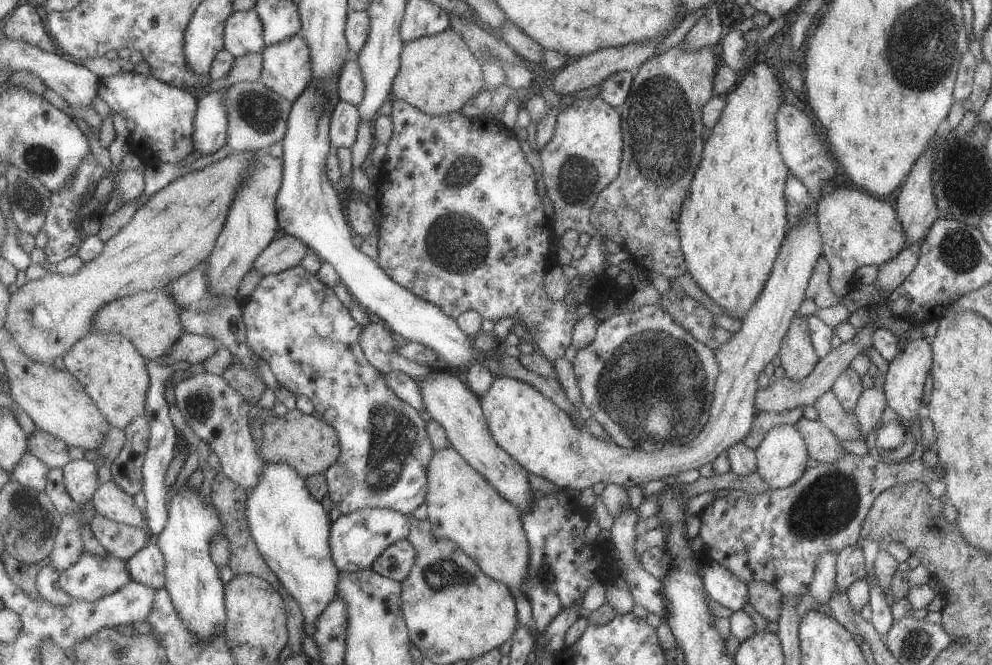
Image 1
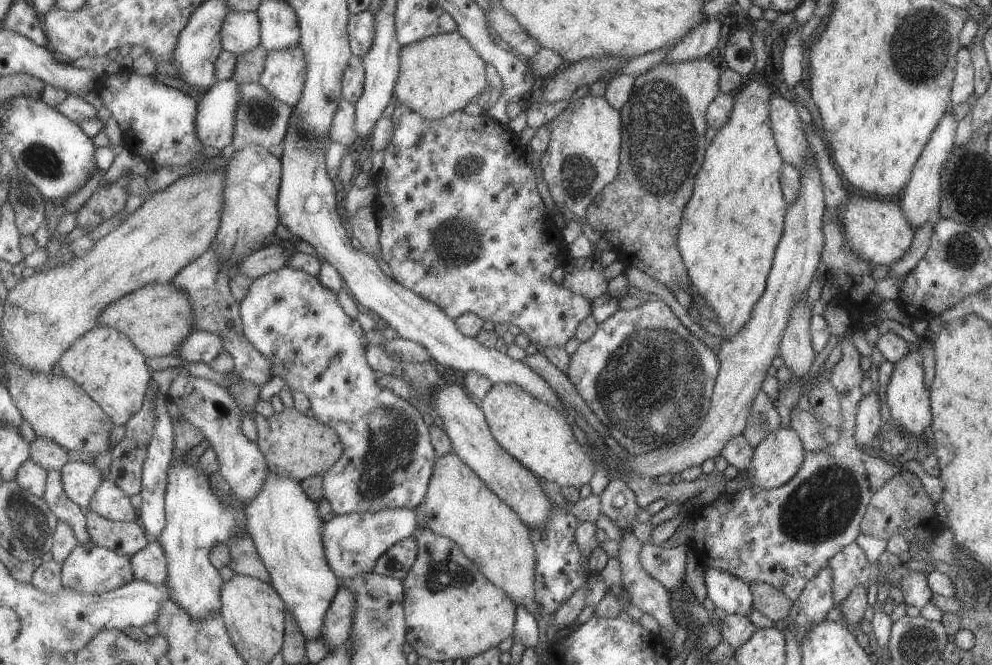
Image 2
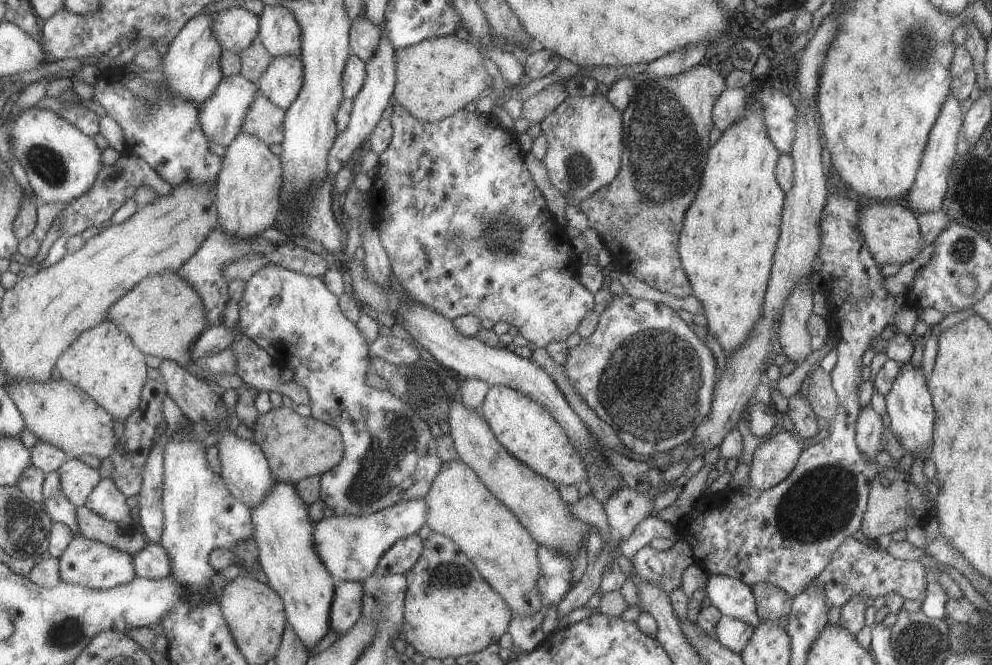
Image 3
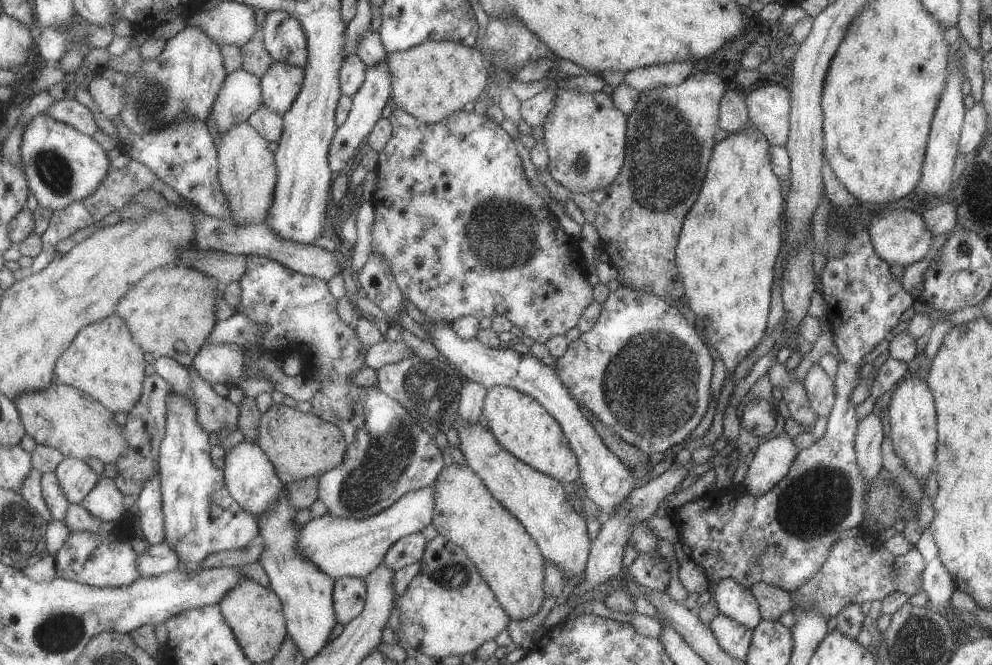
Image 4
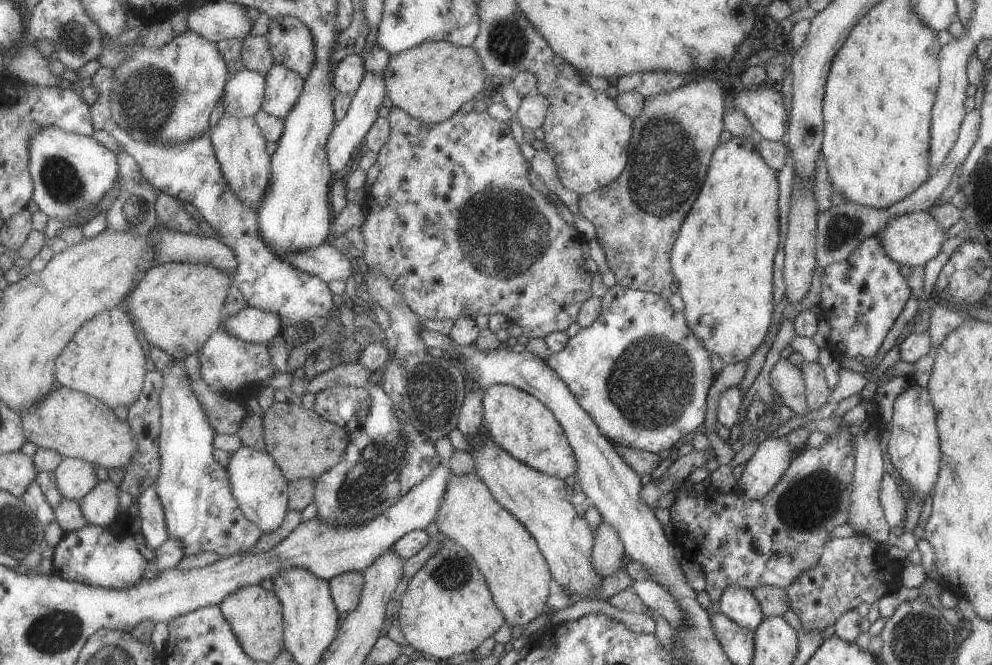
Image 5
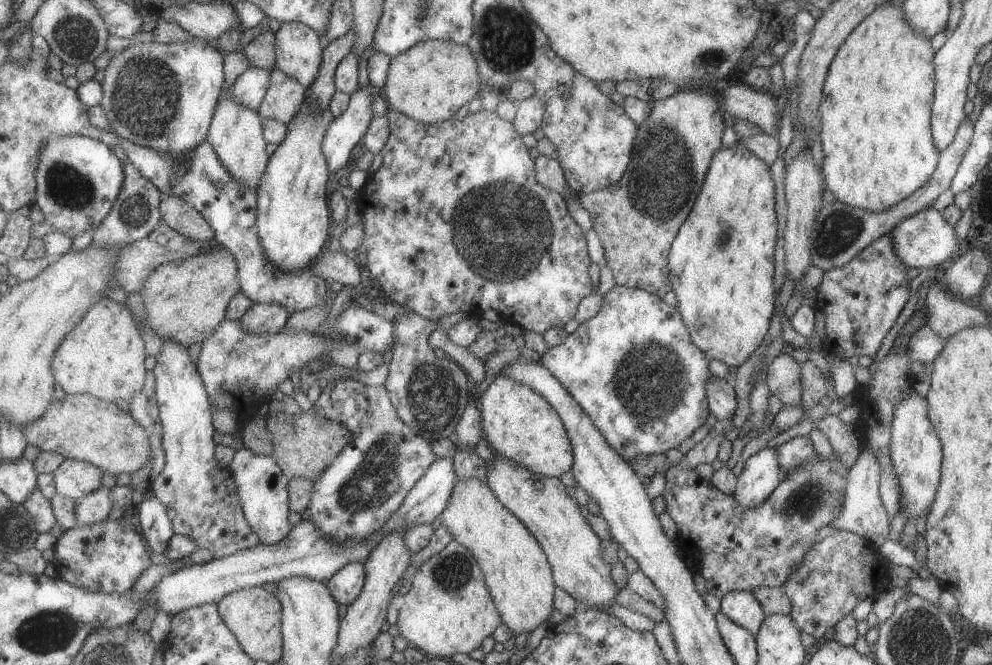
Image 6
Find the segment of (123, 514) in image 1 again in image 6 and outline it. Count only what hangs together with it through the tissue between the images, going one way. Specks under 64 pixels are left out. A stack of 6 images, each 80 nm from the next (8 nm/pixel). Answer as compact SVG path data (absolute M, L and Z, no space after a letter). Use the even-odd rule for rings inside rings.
M102 486L94 493L76 500L76 515L81 525L94 525L109 520L113 510L111 487Z

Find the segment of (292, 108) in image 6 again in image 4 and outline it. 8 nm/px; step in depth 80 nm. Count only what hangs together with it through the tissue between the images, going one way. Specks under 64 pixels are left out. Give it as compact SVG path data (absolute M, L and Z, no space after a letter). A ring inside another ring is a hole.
M277 59L261 80L264 104L284 115L302 90L305 72L300 66Z

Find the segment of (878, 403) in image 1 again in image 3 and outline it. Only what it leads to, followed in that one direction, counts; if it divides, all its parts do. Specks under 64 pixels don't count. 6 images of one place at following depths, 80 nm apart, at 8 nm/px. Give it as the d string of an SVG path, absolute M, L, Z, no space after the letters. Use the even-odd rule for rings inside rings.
M869 403L859 409L854 437L857 448L864 457L874 460L875 453L881 449L879 434L883 428L880 415Z

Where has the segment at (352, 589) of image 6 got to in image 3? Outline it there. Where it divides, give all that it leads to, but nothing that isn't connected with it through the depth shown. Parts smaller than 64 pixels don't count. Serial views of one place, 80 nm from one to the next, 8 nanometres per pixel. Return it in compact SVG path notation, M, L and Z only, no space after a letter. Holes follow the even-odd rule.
M336 582L333 604L330 606L329 629L340 636L346 635L360 617L361 597L362 588L358 582Z

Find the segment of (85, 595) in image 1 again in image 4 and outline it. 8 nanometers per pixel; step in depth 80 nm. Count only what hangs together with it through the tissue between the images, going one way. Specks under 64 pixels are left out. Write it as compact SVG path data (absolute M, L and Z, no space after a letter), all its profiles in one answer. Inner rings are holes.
M72 531L56 559L59 577L94 587L122 587L142 576L138 569L137 552L129 541L118 542L115 538L97 533Z

